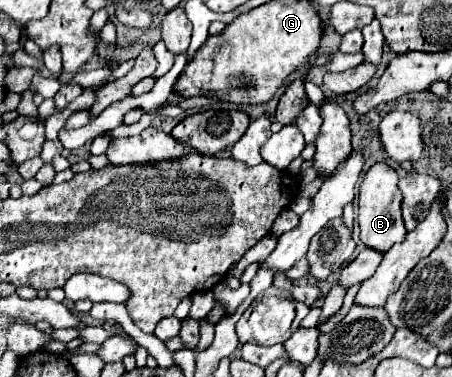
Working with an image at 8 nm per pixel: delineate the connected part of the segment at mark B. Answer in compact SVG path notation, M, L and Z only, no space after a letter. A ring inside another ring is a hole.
M380 162L374 164L360 186L360 198L358 198L358 226L360 226L360 240L376 250L376 252L388 252L390 246L402 242L406 238L406 228L402 222L402 214L400 214L400 190L396 188L396 182L400 180L400 176L396 174L394 168L390 168L388 164Z

